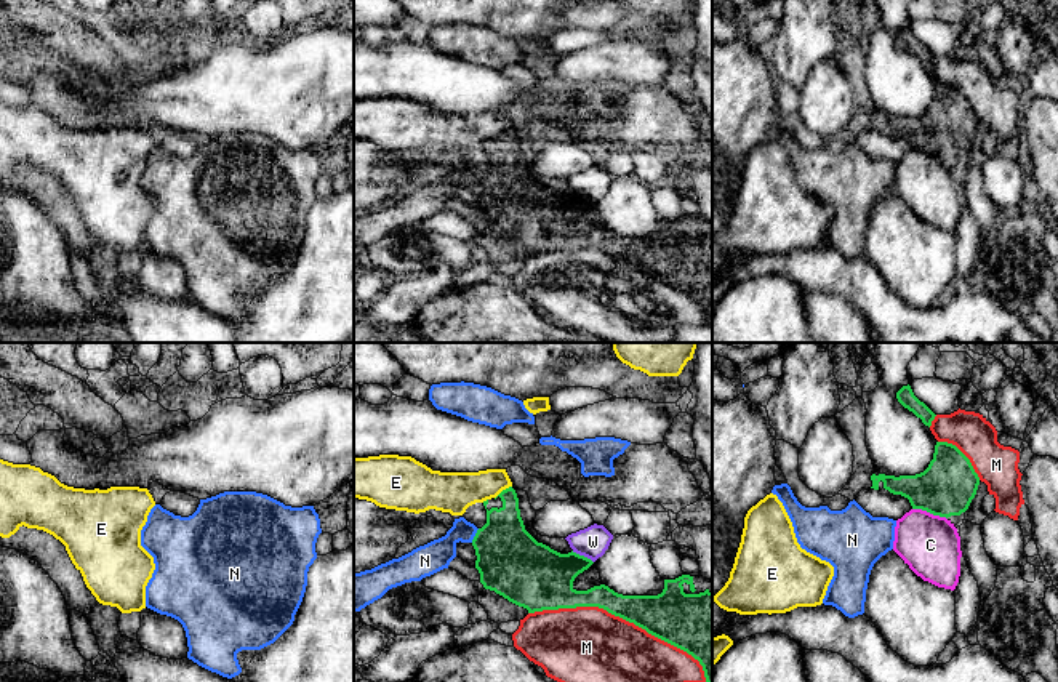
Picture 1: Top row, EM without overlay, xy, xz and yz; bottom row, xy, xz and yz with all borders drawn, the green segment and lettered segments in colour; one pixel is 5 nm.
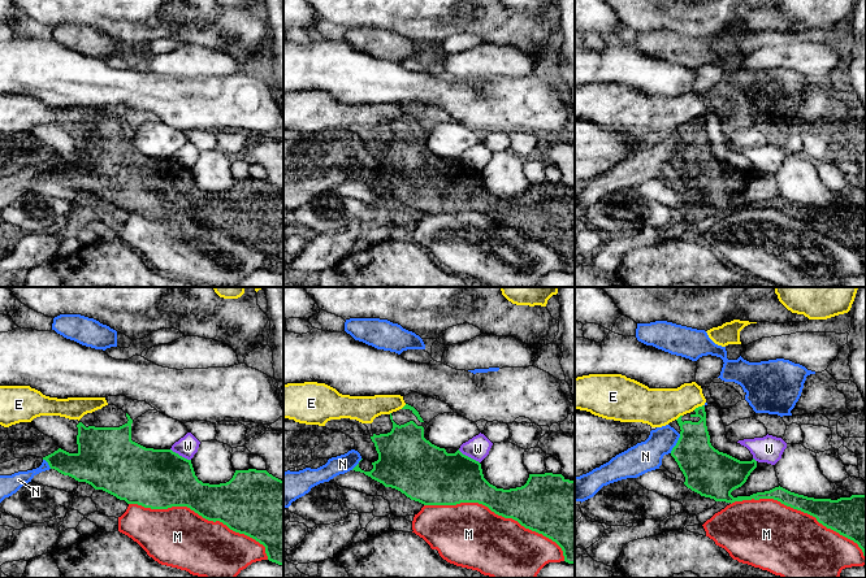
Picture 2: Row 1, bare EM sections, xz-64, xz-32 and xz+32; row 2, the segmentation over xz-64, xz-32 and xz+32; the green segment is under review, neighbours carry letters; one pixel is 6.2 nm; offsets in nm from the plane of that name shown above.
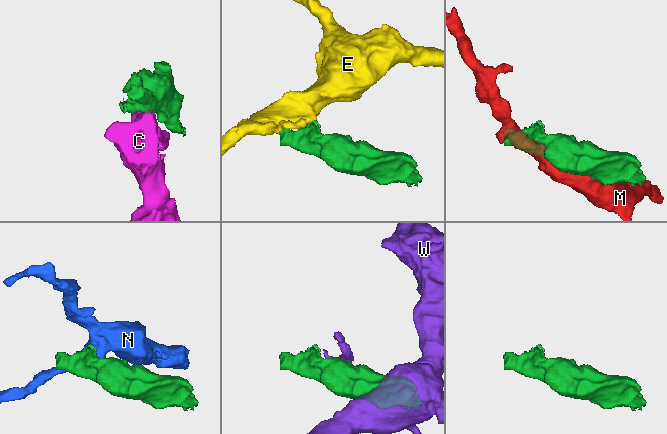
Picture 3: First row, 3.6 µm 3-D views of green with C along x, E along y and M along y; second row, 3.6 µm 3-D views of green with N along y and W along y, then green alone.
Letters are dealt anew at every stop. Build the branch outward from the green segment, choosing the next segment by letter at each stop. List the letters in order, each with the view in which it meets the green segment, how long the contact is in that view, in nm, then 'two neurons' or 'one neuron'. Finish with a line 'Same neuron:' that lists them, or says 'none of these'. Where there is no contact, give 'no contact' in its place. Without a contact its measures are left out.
C: meets green in yz; contact 190 nm long; two neurons
E: meets green in xz; contact 110 nm long; two neurons
M: meets green in xz; contact 950 nm long; two neurons
N: meets green in xz; contact 80 nm long; two neurons
W: meets green in xz; contact 130 nm long; two neurons
Same neuron: none of these

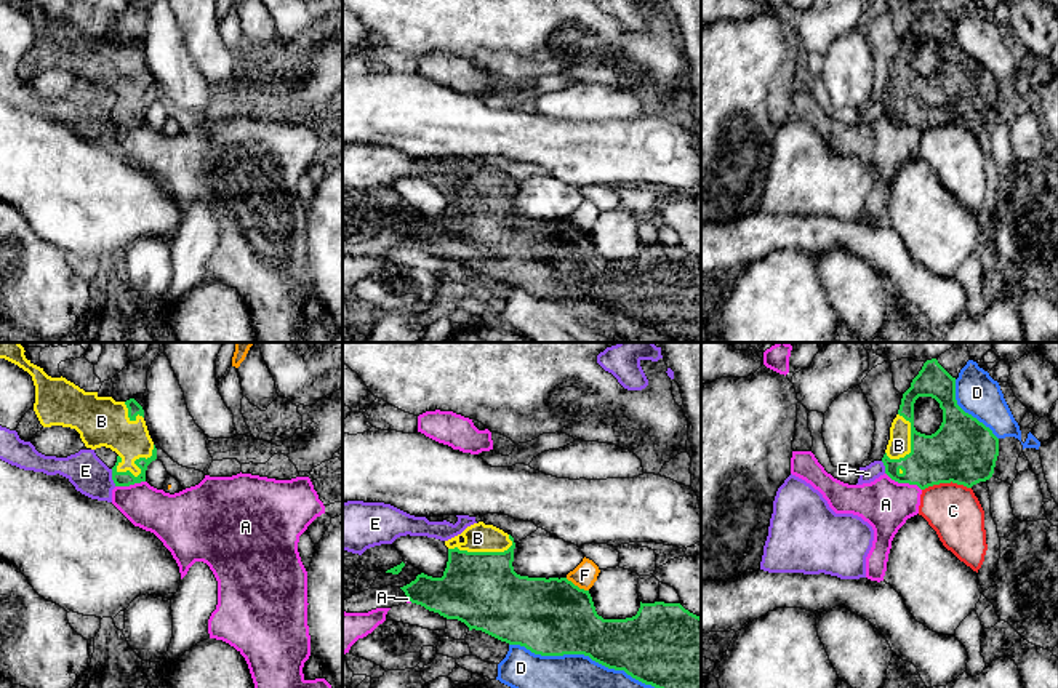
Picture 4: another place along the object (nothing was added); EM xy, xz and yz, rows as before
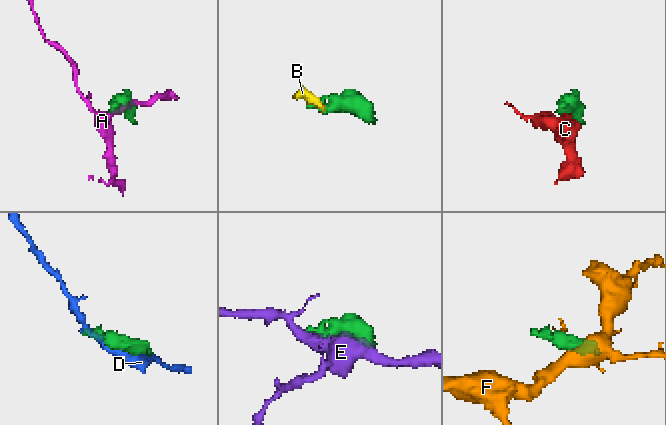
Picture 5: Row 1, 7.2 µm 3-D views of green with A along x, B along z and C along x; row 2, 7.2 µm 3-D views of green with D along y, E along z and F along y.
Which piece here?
A: meets green in yz; contact 200 nm long; two neurons
B: meets green in xy; contact 240 nm long; one neuron
C: meets green in yz; contact 240 nm long; two neurons
D: meets green in xz; contact 900 nm long; two neurons
E: meets green in xy; contact 90 nm long; two neurons
F: meets green in xz; contact 140 nm long; two neurons
Same neuron: B

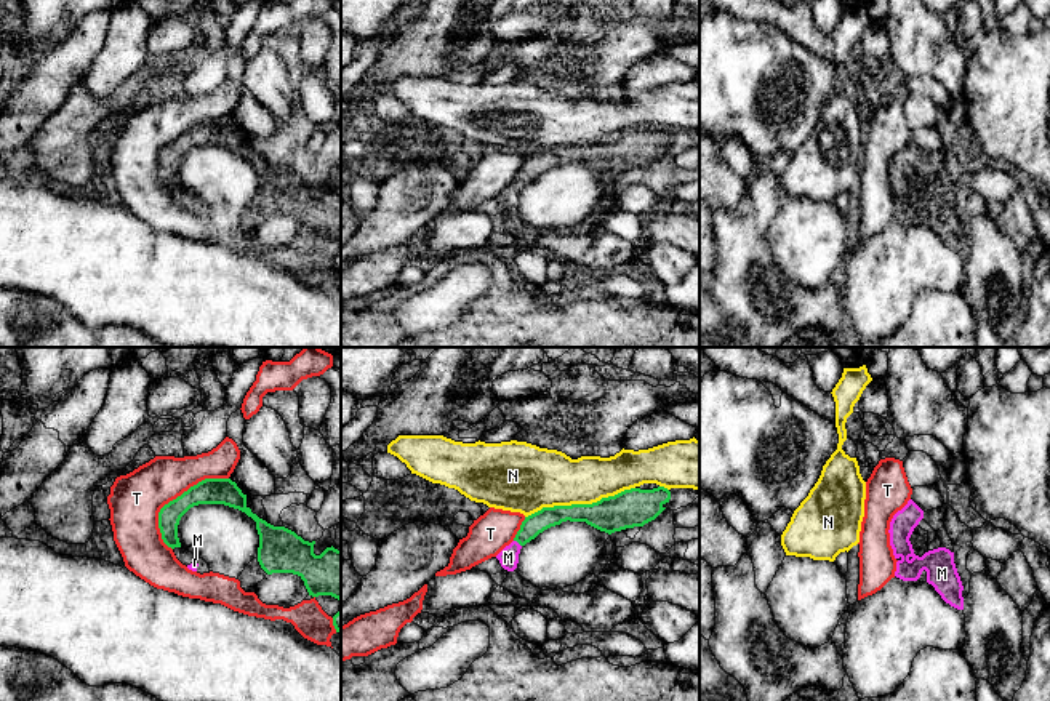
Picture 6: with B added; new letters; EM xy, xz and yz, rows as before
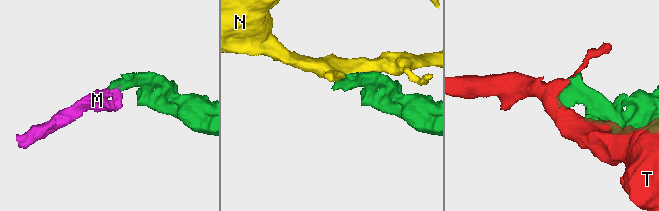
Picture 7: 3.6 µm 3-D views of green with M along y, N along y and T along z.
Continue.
M: meets green in xz; contact 50 nm long; one neuron
N: meets green in xz; contact 550 nm long; two neurons
T: meets green in xy; contact 460 nm long; two neurons
Same neuron: M

